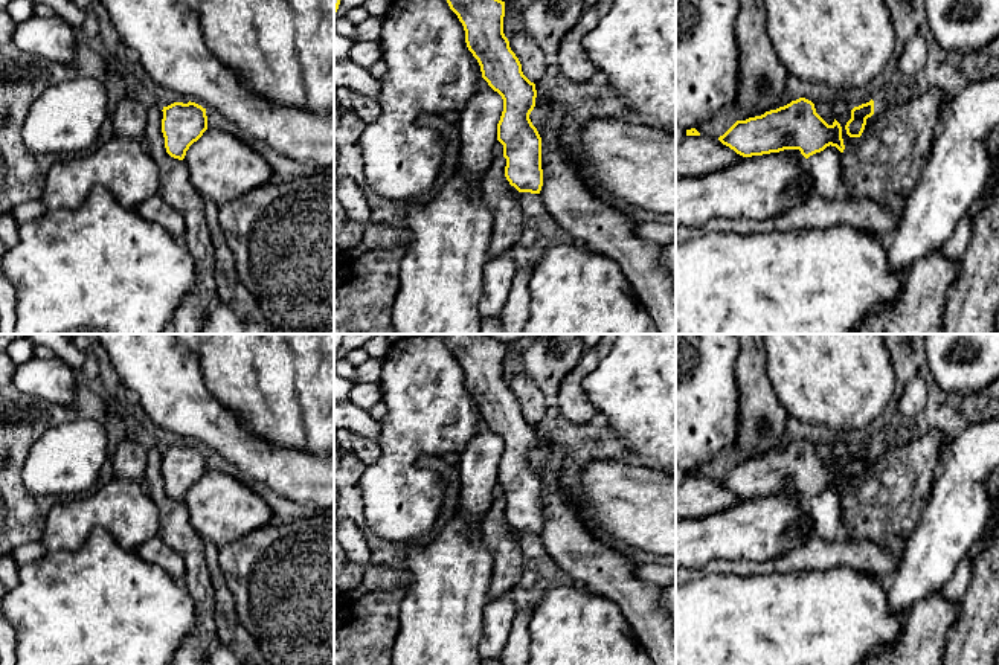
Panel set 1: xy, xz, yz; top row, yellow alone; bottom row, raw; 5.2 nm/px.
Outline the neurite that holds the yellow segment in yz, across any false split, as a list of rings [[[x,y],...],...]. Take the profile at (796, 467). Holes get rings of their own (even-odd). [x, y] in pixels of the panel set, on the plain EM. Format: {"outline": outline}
{"outline": [[[805,439],[761,458],[737,462],[718,482],[743,499],[799,491],[808,500],[830,487],[840,494],[845,491],[840,465],[834,461],[828,467]]]}

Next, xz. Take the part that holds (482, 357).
{"outline": [[[442,334],[450,351],[465,372],[468,392],[477,401],[482,419],[503,441],[503,453],[497,465],[497,482],[506,500],[505,519],[519,534],[540,535],[543,528],[541,479],[529,456],[535,448],[537,432],[522,413],[522,406],[503,375],[505,343],[487,334]]]}

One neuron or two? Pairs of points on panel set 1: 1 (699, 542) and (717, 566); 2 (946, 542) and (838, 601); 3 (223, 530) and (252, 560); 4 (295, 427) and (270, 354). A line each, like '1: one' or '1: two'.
1: two
2: two
3: two
4: one

